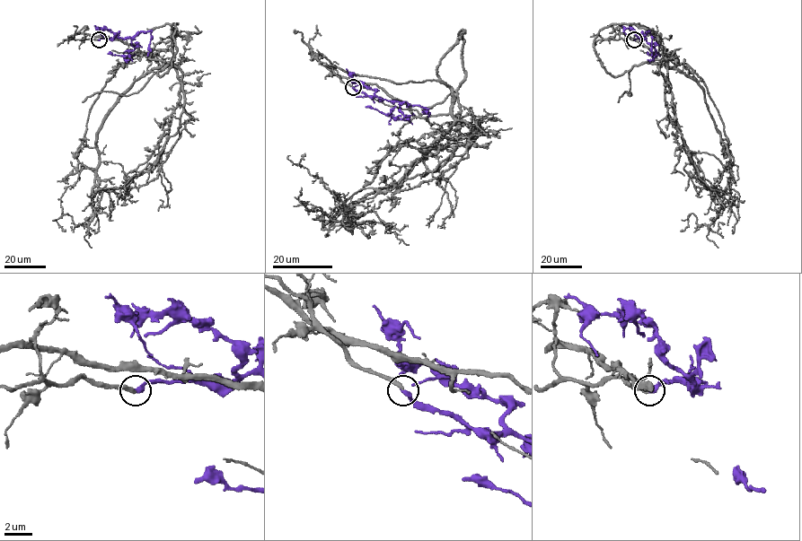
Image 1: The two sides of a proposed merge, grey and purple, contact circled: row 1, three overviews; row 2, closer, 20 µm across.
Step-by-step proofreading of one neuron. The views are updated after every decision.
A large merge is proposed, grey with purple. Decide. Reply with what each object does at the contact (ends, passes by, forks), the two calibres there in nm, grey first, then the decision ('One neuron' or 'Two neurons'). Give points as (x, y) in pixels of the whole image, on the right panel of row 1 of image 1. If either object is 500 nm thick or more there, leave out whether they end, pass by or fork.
At the ring grey ends. At the ring purple ends. Thickness 240 nm (grey) against 340 nm. One neuron

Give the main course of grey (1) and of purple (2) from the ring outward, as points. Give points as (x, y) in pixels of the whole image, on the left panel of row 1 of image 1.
1: (98, 39), (84, 39), (141, 53), (89, 111), (76, 160), (94, 172), (93, 218), (62, 214), (65, 231)
2: (99, 39), (131, 39), (134, 49), (128, 54), (108, 54)

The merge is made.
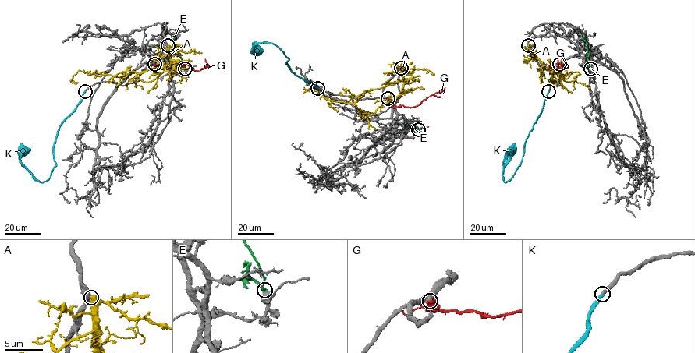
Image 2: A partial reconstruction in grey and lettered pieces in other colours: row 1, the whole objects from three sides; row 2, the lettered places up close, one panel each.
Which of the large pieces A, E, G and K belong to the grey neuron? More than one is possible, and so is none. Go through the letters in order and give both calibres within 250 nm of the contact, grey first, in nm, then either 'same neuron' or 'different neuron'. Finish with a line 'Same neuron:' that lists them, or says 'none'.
A: calibres 480 and 650 nm; different neuron
E: calibres 600 and 400 nm; different neuron
G: calibres 460 and 360 nm; different neuron
K: calibres 340 and 340 nm; same neuron
Same neuron: K

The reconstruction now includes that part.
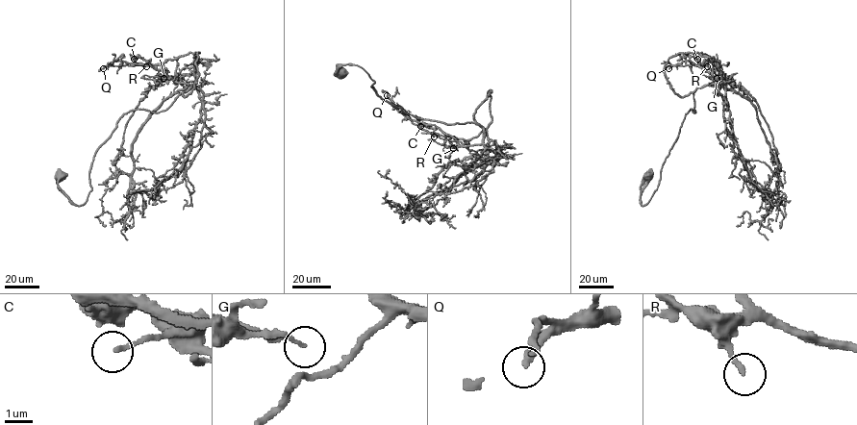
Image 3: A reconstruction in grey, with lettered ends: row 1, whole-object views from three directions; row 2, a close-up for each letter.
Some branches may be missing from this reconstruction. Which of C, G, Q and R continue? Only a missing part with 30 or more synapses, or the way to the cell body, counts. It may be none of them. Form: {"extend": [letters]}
{"extend": ["Q"]}

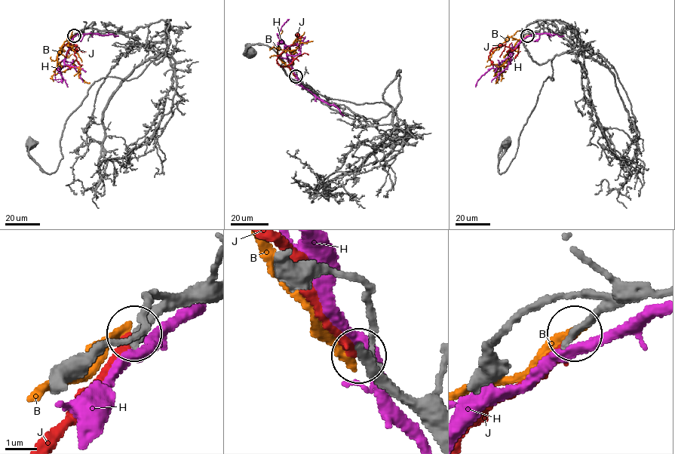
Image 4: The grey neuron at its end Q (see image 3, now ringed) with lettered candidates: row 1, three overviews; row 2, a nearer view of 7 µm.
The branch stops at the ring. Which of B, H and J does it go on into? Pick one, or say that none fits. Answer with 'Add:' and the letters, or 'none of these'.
Add: J

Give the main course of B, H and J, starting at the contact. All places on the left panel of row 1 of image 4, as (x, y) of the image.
B: (74, 35), (62, 44), (57, 54), (54, 73), (73, 65), (80, 69), (78, 77), (90, 83)
H: (74, 36), (63, 60), (64, 65), (59, 69), (57, 68), (68, 87)
J: (74, 35), (66, 44), (72, 50), (69, 47), (75, 44), (74, 55), (78, 62), (82, 65)

